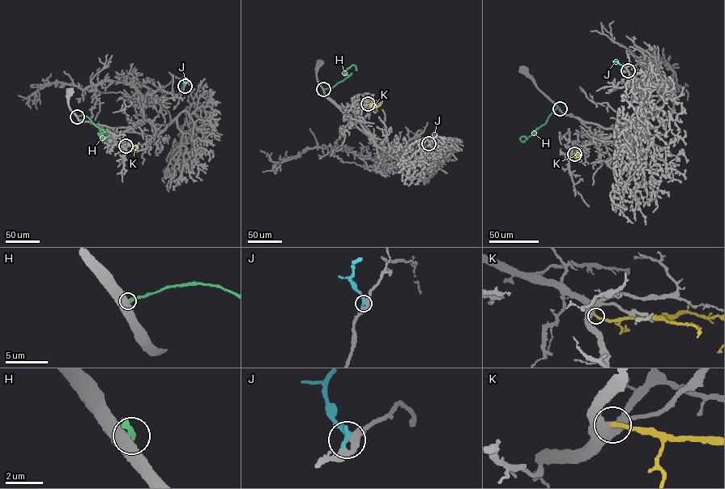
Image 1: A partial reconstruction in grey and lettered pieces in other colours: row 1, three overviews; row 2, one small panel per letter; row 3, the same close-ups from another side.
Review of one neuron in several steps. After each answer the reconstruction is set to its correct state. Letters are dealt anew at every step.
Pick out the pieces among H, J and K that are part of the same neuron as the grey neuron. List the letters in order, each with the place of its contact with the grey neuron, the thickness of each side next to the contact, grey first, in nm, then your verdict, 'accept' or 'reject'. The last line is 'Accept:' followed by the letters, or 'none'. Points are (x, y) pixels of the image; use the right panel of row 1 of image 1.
H: meets grey at (560, 108); 500 nm thick on the grey side, 320 nm on the other; reject
J: meets grey at (628, 70); 360 nm thick on the grey side, 320 nm on the other; accept
K: meets grey at (574, 154); 420 nm thick on the grey side, 240 nm on the other; accept
Accept: J, K

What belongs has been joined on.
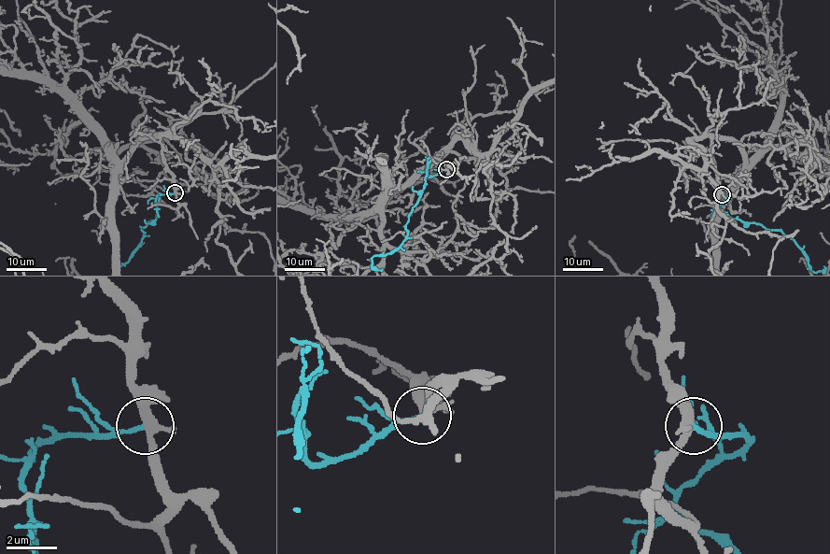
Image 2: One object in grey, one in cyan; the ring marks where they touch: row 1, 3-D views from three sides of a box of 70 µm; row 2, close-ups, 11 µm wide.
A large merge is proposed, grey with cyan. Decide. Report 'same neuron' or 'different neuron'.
different neuron

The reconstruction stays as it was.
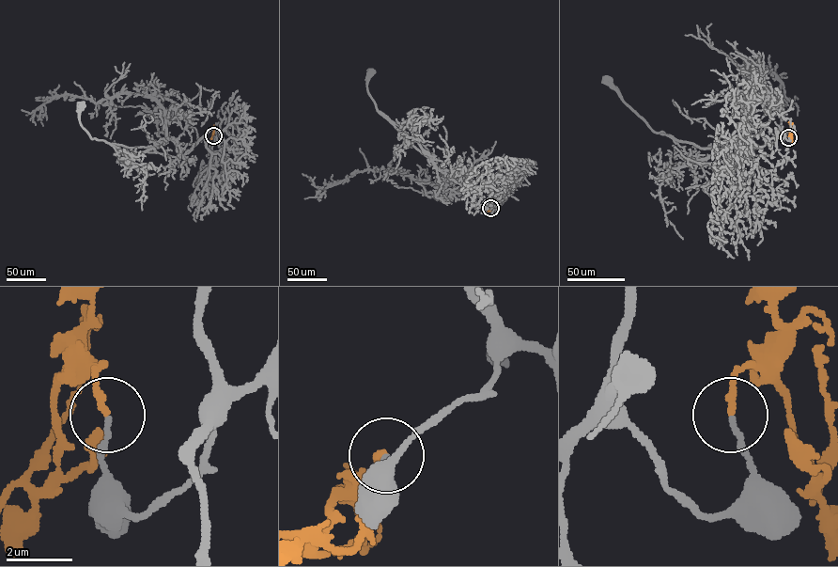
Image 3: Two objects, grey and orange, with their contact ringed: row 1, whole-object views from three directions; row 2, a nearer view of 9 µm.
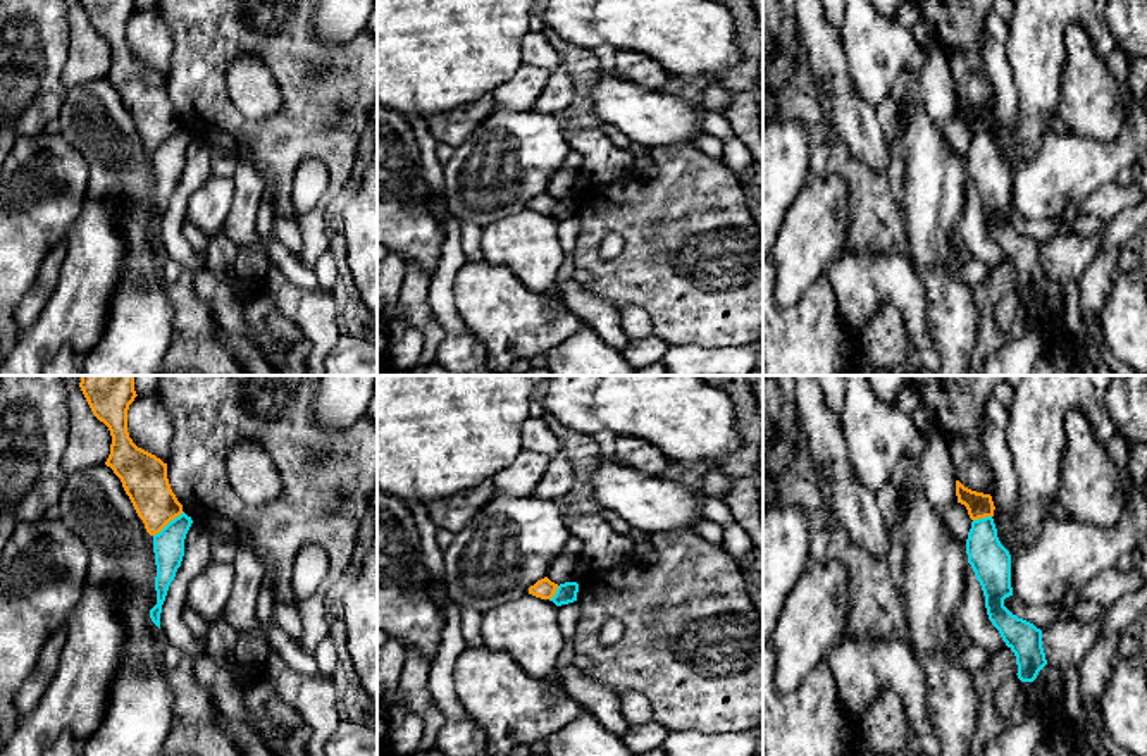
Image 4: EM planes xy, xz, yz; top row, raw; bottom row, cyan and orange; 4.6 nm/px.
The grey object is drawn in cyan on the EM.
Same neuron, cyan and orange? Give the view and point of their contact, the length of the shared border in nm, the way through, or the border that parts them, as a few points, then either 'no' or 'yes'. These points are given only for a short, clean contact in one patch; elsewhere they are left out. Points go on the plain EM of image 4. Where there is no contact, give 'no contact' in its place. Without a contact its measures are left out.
xy (169, 136) | 180 nm | along xy (183, 126), (154, 150) | no

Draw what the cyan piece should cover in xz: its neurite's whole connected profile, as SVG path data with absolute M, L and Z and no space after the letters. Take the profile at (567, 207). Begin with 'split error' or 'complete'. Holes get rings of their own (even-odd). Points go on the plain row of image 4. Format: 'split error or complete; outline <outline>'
complete; outline M565 196L560 198L555 210L549 214L556 220L568 219L577 215L579 198L577 196Z

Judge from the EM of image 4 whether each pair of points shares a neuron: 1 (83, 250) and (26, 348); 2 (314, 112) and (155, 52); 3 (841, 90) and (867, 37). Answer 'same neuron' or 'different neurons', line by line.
1: same neuron
2: different neurons
3: different neurons

